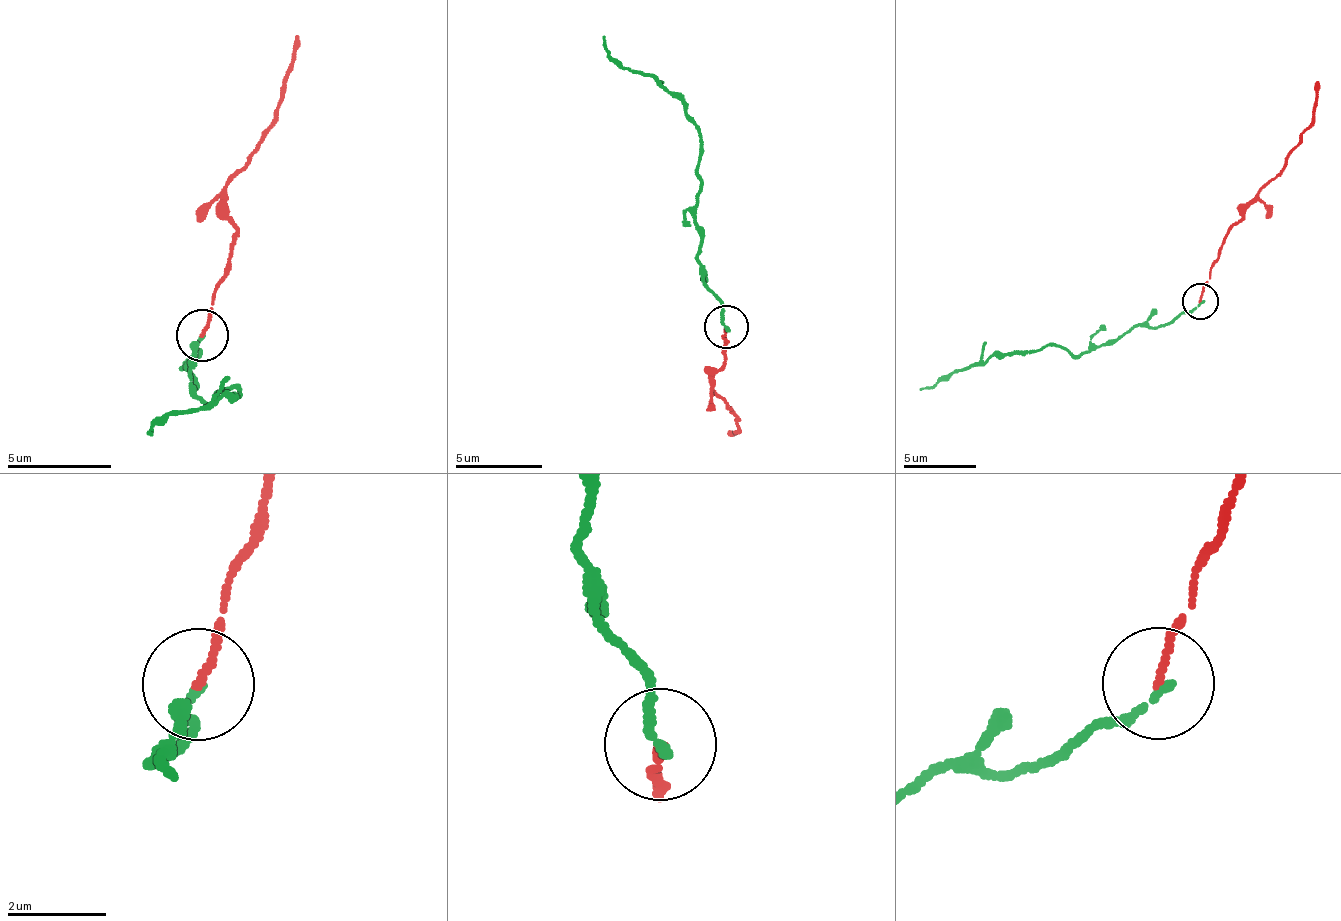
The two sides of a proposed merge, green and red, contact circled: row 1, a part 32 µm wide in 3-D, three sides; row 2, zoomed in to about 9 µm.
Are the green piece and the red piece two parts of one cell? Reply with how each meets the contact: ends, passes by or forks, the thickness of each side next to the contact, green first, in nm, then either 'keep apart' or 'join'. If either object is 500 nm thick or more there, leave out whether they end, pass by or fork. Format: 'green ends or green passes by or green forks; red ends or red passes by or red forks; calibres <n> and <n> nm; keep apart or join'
green ends; red ends; calibres 170 and 130 nm; keep apart

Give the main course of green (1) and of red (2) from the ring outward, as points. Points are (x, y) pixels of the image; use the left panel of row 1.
1: (202, 334), (184, 366), (191, 364), (192, 392), (204, 401), (229, 389), (241, 392), (156, 421), (151, 434)
2: (202, 334), (235, 227), (228, 187), (276, 113), (297, 37)

